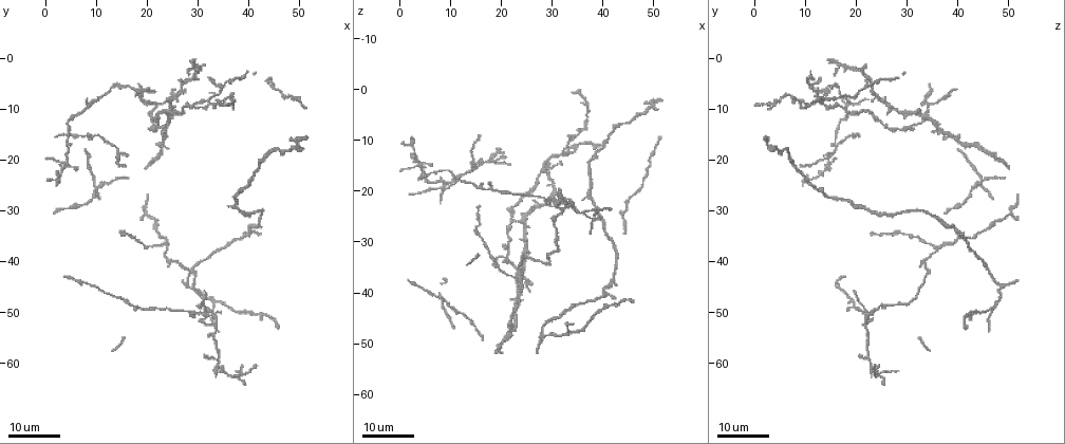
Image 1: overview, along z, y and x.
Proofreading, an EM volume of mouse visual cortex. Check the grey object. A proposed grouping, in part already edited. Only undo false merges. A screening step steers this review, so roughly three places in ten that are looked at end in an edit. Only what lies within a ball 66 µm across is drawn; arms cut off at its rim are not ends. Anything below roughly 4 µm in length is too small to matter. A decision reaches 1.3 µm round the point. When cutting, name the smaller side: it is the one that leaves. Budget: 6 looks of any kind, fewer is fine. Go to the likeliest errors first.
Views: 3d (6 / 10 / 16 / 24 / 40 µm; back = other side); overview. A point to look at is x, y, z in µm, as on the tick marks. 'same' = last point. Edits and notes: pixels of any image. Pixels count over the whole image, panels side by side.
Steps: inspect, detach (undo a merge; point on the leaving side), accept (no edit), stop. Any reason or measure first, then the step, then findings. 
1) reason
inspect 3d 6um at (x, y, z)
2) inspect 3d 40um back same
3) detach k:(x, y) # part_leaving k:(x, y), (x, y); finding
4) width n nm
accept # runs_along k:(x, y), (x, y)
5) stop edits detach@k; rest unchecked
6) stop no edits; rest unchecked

four-way junction
inspect 3d 16um at (33.0, 51.0, 22.0)

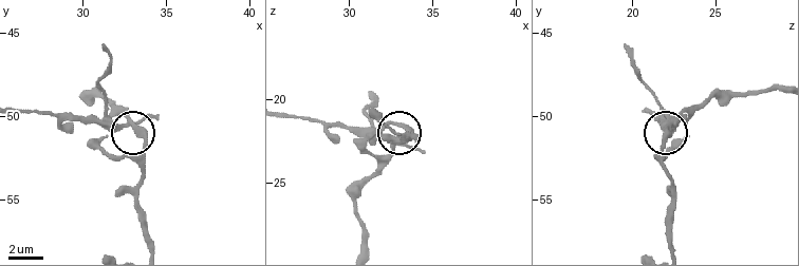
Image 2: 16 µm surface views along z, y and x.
closer look
inspect 3d 10um at (32.7, 50.4, 22.4)

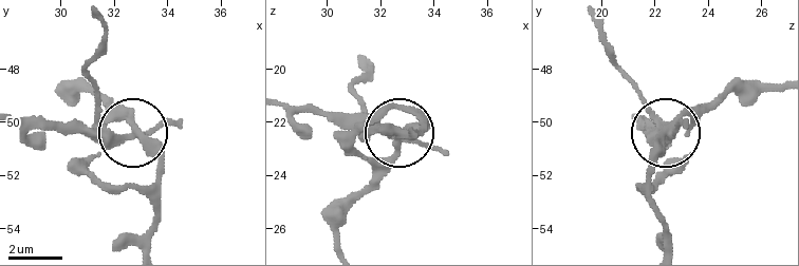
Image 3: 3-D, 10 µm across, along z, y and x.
side_arm 24 um; arms 4
detach 3:(650, 132) # a second neuron is stuck on

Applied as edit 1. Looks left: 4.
inspect overview

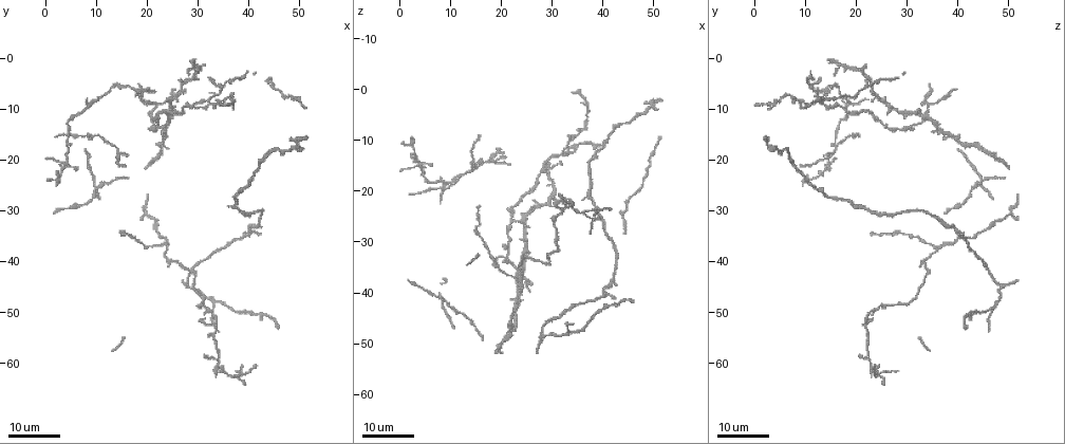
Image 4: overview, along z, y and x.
three arms meet
inspect 3d 24um at (22.5, 9.0, 34.0)

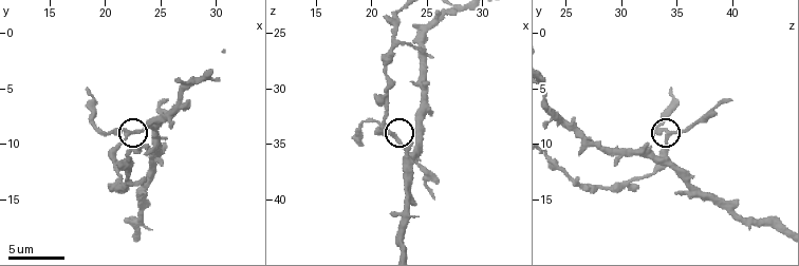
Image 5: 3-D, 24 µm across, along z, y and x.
closer look
inspect 3d 6um at (22.2, 9.0, 34.4)

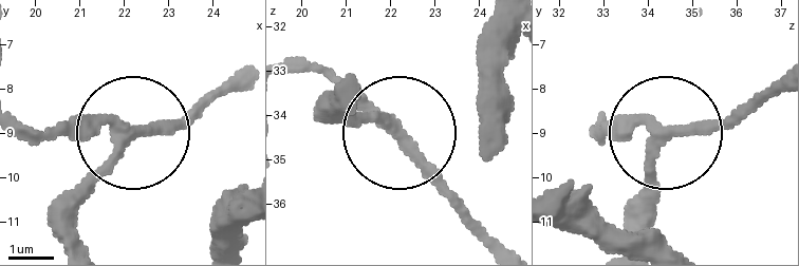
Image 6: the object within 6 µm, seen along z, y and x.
accept # runs_along 6:(79, 239), (82, 193), (128, 140), (49, 125); one neuron here

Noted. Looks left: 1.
branch point
inspect 3d 10um at (22.6, 13.6, 26.0)

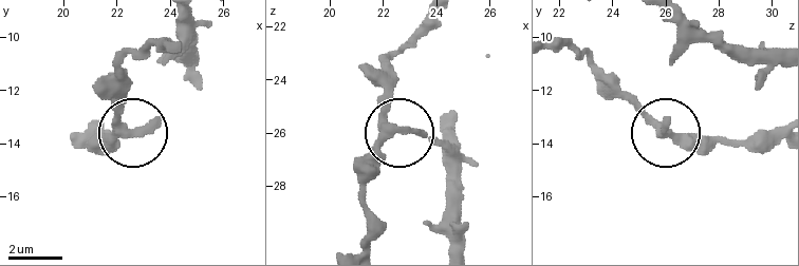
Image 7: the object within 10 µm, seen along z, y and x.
width 290 nm
accept # runs_along 7:(429, 20), (392, 54), (392, 129), (358, 181); all the same neuron

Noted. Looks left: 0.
stop edits detach@3; rest unchecked

